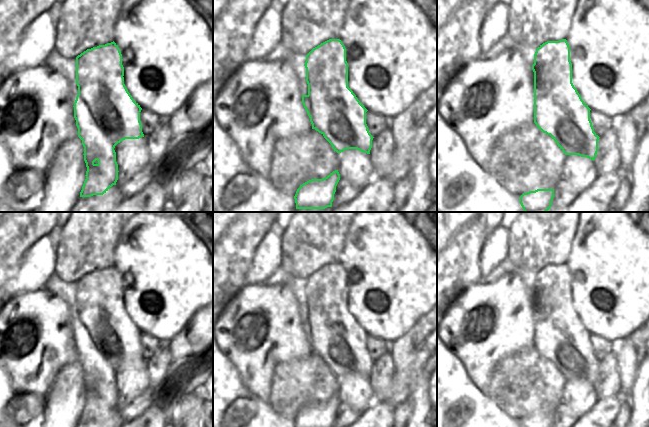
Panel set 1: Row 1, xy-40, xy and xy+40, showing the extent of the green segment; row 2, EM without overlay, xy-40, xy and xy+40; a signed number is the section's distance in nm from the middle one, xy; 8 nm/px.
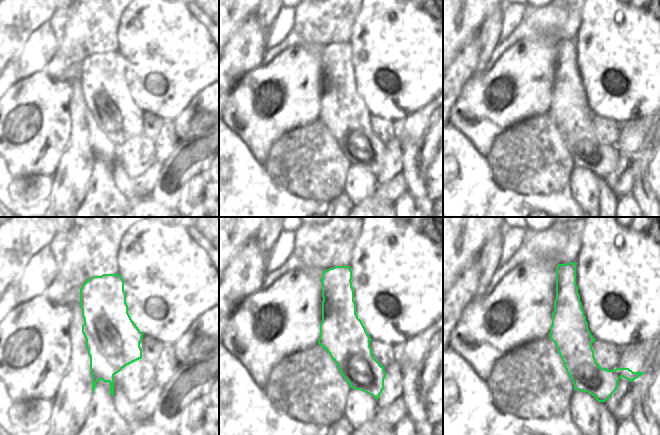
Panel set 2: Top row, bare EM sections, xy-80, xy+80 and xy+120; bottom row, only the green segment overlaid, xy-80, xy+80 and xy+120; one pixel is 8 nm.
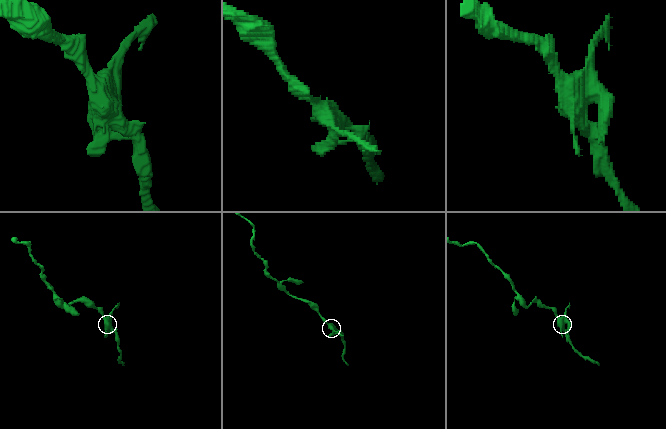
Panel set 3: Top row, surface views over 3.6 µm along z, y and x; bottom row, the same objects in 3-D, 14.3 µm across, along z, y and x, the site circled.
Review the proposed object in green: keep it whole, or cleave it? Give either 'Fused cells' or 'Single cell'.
Fused cells.

